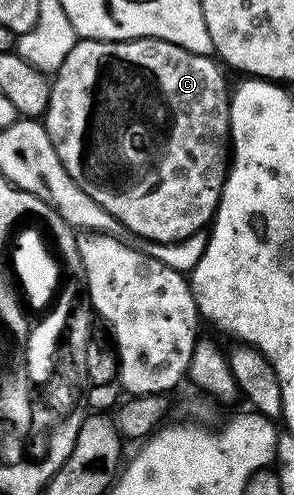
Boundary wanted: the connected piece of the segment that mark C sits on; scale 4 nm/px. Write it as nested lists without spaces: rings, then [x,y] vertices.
[[[136,37],[130,41],[90,41],[78,39],[70,53],[56,69],[49,90],[49,102],[43,114],[43,124],[59,159],[67,167],[67,175],[99,203],[119,223],[129,228],[130,234],[141,241],[175,243],[187,239],[187,235],[200,233],[212,222],[221,198],[221,189],[225,185],[225,175],[229,172],[231,160],[231,142],[229,140],[229,98],[231,85],[225,82],[226,70],[212,56],[204,53],[192,53],[175,43],[167,43],[154,37]]]

